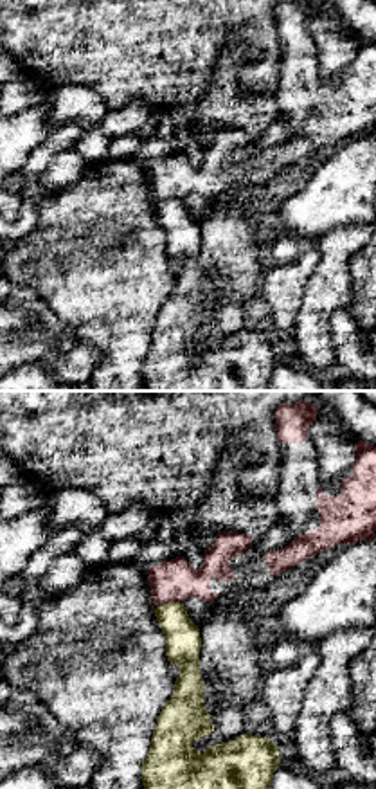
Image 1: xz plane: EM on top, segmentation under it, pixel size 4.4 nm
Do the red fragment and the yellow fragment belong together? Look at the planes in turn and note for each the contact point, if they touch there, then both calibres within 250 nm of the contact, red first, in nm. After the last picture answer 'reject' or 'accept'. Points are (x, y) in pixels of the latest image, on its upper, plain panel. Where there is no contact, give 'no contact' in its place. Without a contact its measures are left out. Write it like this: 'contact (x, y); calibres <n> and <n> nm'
contact (170, 197); calibres 190 and 150 nm

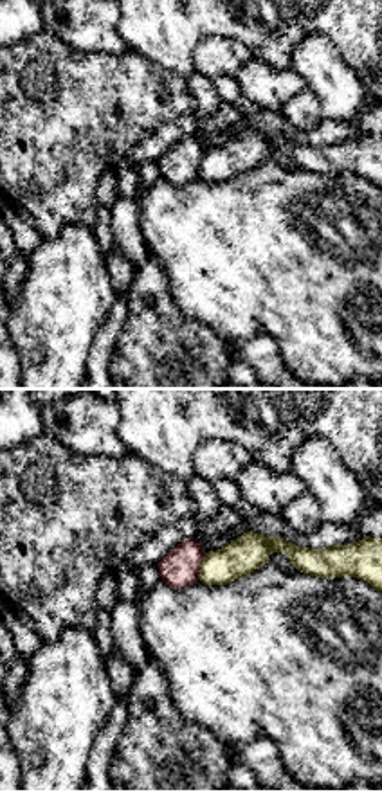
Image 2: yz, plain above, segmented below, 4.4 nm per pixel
contact (200, 161); calibres 180 and 160 nm

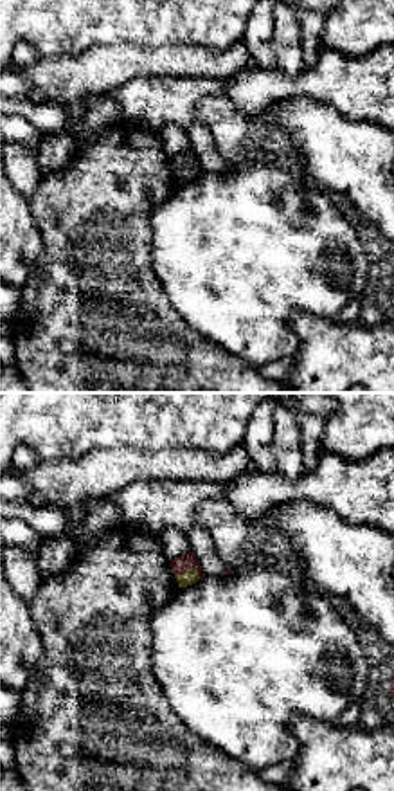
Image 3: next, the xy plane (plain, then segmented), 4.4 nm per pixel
contact (188, 164); calibres 80 and 70 nm

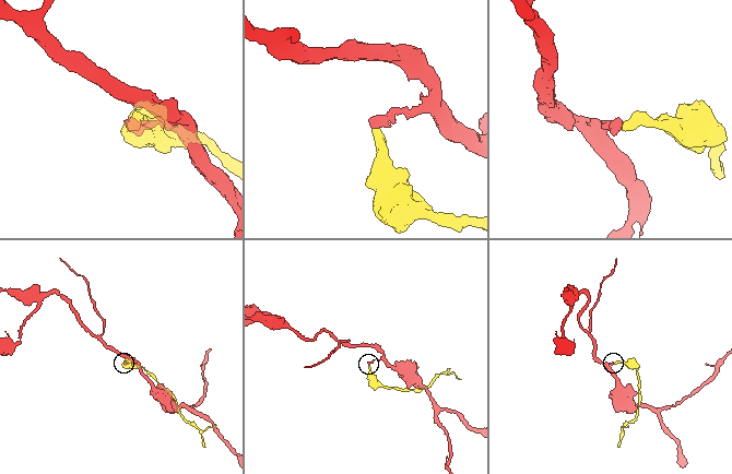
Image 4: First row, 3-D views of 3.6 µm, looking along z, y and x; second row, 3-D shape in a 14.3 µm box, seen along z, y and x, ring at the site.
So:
reject

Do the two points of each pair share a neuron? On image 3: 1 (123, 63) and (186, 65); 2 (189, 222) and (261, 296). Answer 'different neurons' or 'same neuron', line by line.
1: same neuron
2: same neuron

